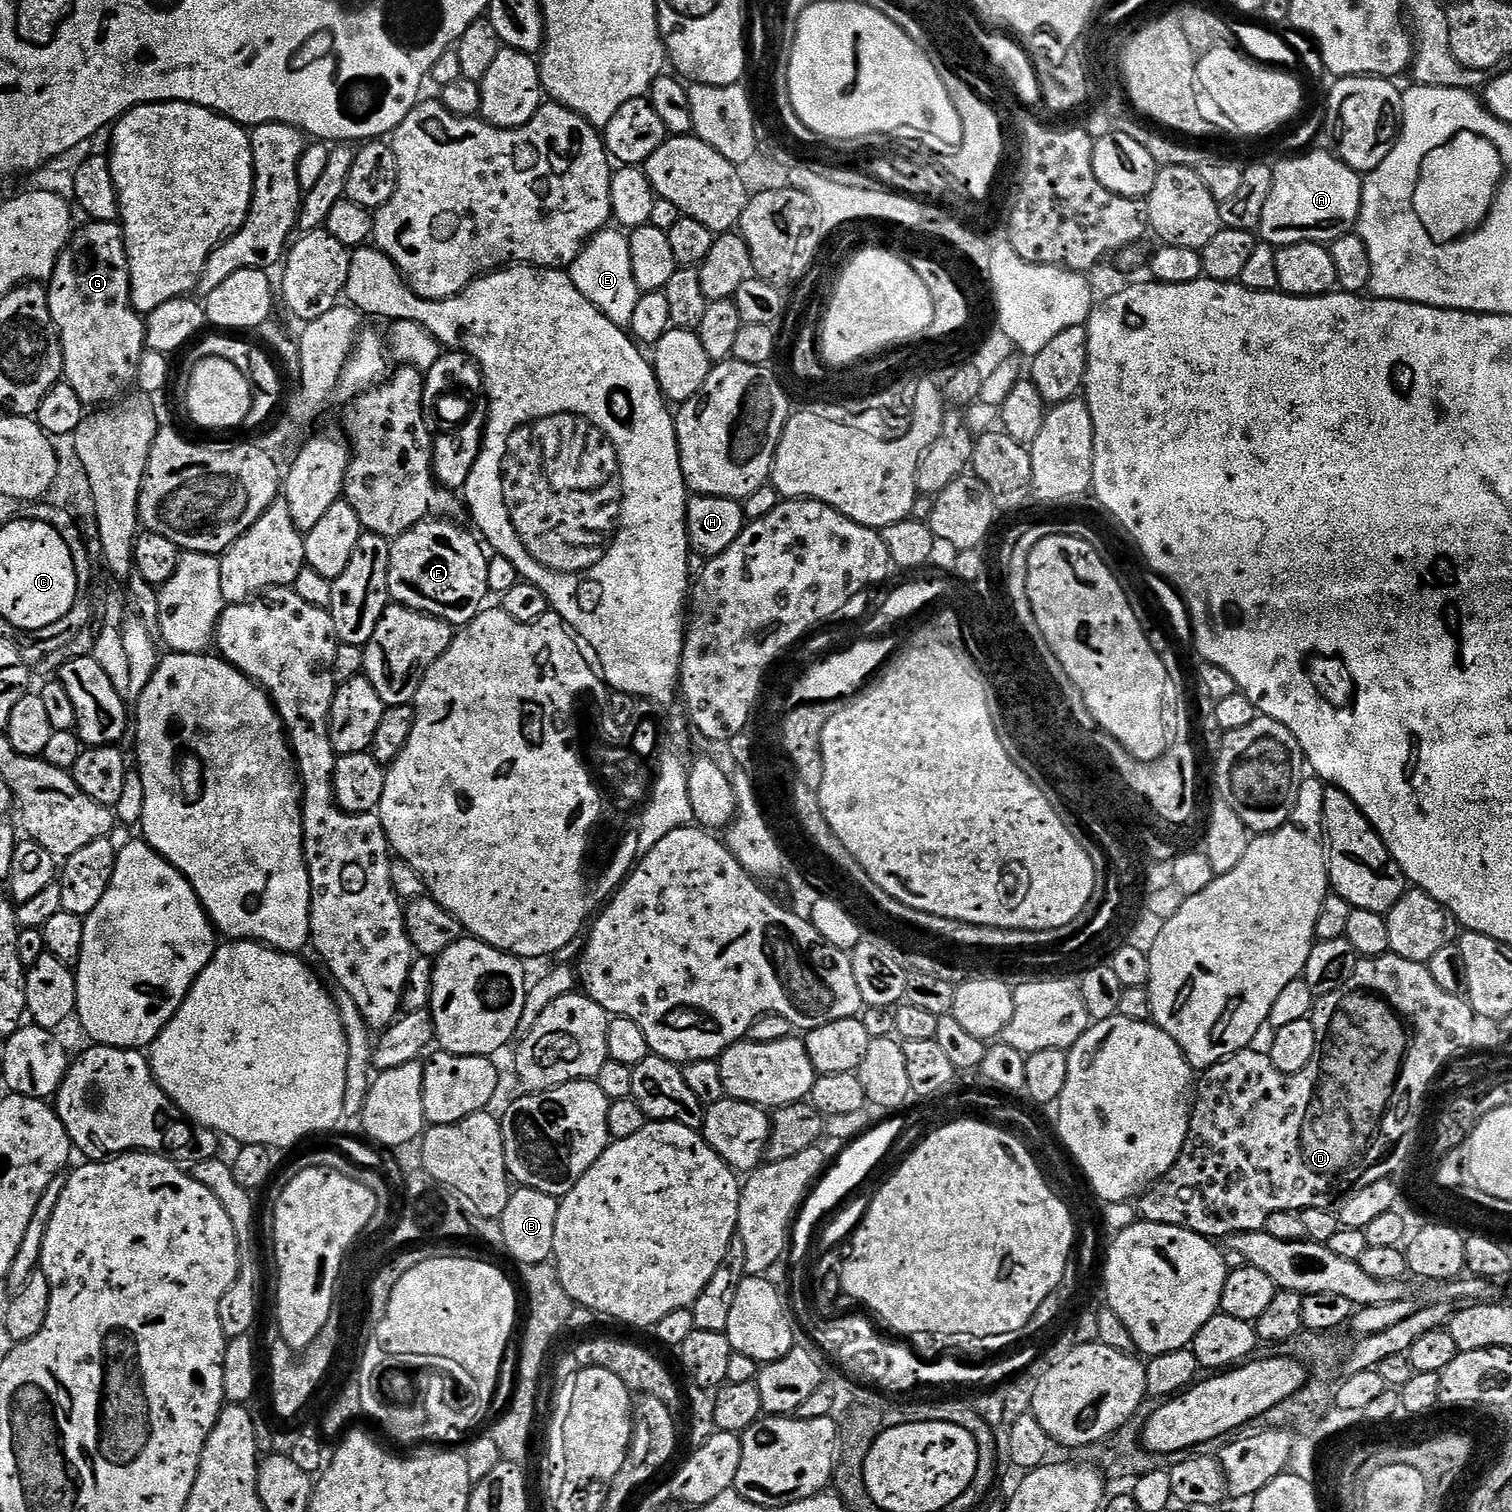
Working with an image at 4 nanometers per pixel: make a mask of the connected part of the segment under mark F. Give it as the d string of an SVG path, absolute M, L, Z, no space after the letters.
M429 518L391 541L388 594L395 603L405 604L415 612L434 616L453 626L463 626L482 611L484 599L489 599L490 556L475 531L467 532L452 523L456 522L448 518Z

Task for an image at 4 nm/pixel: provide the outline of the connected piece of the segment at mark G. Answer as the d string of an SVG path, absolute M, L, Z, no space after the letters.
M88 222L85 228L77 227L72 237L72 243L66 251L60 253L60 261L56 267L56 273L52 275L46 288L48 294L48 309L52 315L52 321L56 324L56 331L60 334L60 345L64 355L63 379L70 386L74 386L74 394L86 406L108 406L119 401L125 394L133 391L137 383L136 375L139 372L139 362L146 351L146 346L140 343L140 339L146 336L146 320L132 305L132 275L128 269L128 246L124 239L124 229L116 222Z

